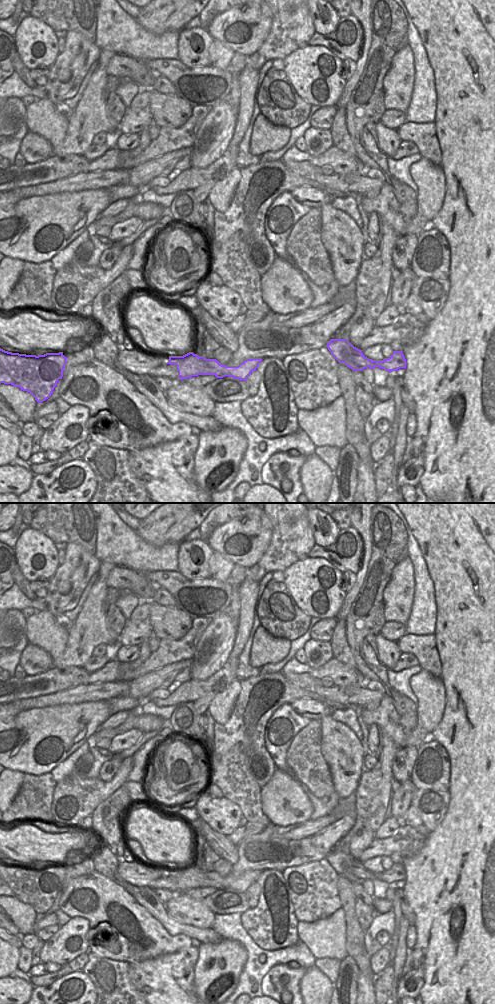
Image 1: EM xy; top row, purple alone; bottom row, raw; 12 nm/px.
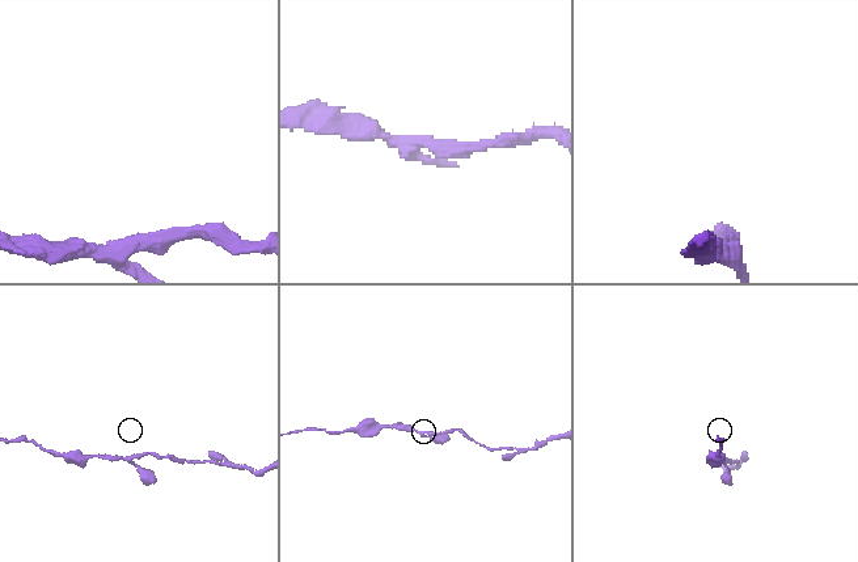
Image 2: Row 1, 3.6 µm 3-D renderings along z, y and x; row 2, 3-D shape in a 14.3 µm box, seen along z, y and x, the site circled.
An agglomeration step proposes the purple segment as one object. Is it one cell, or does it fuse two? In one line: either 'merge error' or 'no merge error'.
no merge error

